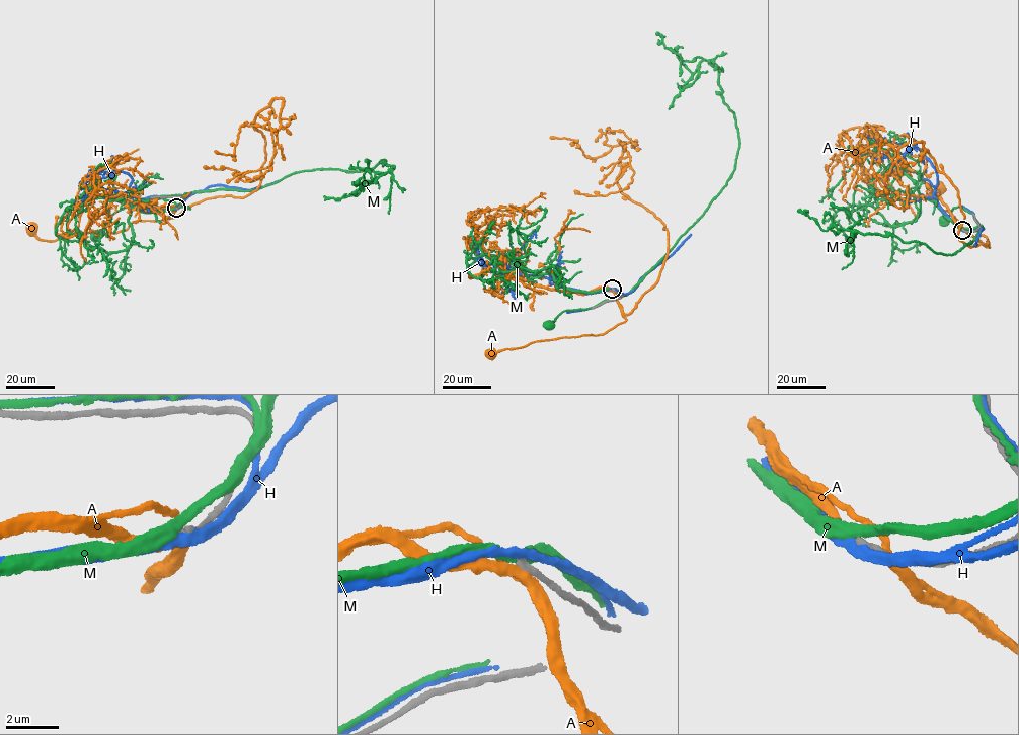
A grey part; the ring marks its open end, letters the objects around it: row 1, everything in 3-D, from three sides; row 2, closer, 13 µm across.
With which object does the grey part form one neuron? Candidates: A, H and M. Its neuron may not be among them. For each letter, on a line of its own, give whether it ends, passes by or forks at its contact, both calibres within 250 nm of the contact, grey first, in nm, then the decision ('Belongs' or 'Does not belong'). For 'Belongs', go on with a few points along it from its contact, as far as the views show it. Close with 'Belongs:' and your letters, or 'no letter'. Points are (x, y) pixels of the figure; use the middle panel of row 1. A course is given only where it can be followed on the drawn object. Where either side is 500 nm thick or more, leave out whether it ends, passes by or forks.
A: It forks there. Thickness 340 nm (grey) against 320 nm. Does not belong
H: It passes by. Thickness 280 nm (grey) against 360 nm. Does not belong
M: It passes by. Thickness 260 nm (grey) against 380 nm. Does not belong
Belongs: no letter

